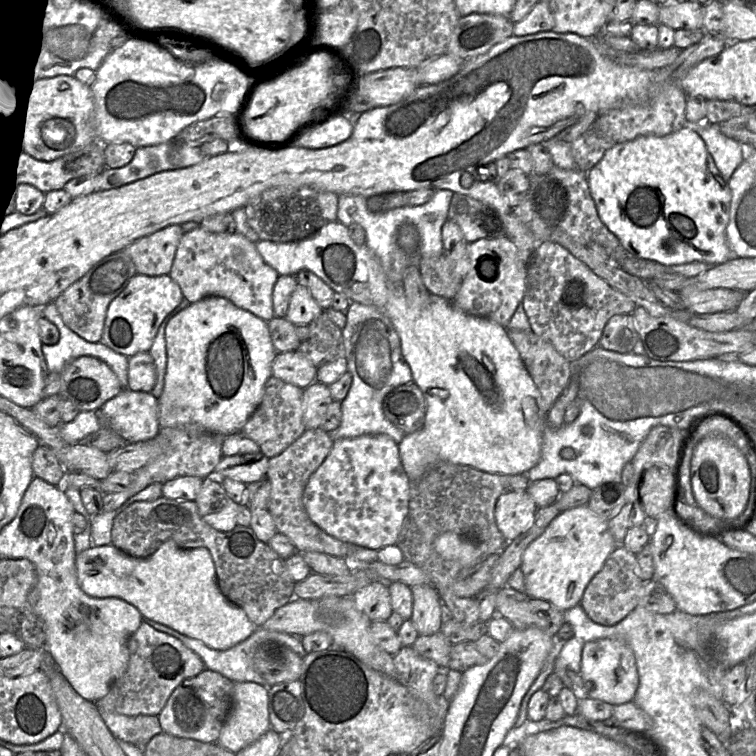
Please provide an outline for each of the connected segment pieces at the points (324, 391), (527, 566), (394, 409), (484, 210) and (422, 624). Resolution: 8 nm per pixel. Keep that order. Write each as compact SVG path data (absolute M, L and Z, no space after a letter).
M317 380L304 389L303 420L306 430L313 430L321 427L328 406L332 401L334 400L331 396L329 386L319 383Z
M588 505L563 511L523 554L520 569L524 575L524 593L567 611L580 603L587 585L616 547L608 521L594 513Z
M414 381L390 391L383 400L385 416L406 435L420 430L425 423L426 402Z
M453 194L447 219L460 227L468 243L478 239L506 237L506 228L498 211L467 195Z
M431 584L411 587L413 611L410 618L420 636L429 636L441 630L441 604L438 592Z

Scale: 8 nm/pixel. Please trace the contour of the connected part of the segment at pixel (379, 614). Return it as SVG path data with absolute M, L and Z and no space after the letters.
M375 581L352 595L356 608L371 622L387 621L393 613L388 583Z

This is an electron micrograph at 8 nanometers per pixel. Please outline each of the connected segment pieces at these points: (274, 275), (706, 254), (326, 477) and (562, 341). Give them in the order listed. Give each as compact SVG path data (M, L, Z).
M201 226L185 232L169 275L190 303L219 296L267 322L274 318L272 294L279 274L264 262L255 243L242 234L213 233Z
M688 124L665 136L639 136L614 145L587 172L587 178L601 221L631 254L664 265L693 261L719 265L733 257L726 238L731 189L704 140Z
M385 434L334 441L329 455L311 475L303 493L304 507L319 528L340 541L373 550L396 545L409 511L410 498L411 482L401 463L399 445Z
M552 241L538 243L533 251L527 264L527 286L521 303L532 331L552 344L568 362L579 359L598 346L602 332L613 316L631 314L637 308L629 297L611 287L582 261Z

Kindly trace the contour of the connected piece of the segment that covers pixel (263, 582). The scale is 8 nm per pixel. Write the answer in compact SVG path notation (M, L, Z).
M163 496L153 501L136 501L120 511L114 518L110 544L129 556L146 558L167 540L174 541L181 548L207 548L215 565L220 591L231 603L242 608L256 627L261 627L278 608L294 599L295 582L287 571L285 559L273 551L267 543L259 540L250 526L237 524L228 532L214 529L201 518L195 501L170 499Z

